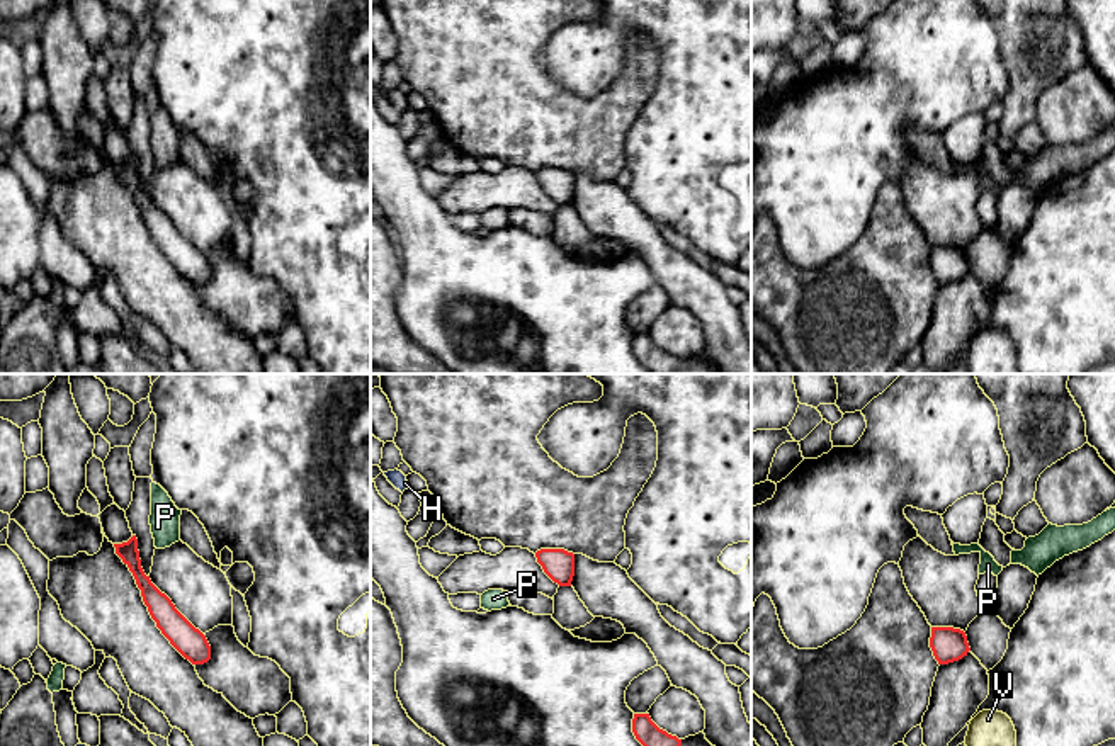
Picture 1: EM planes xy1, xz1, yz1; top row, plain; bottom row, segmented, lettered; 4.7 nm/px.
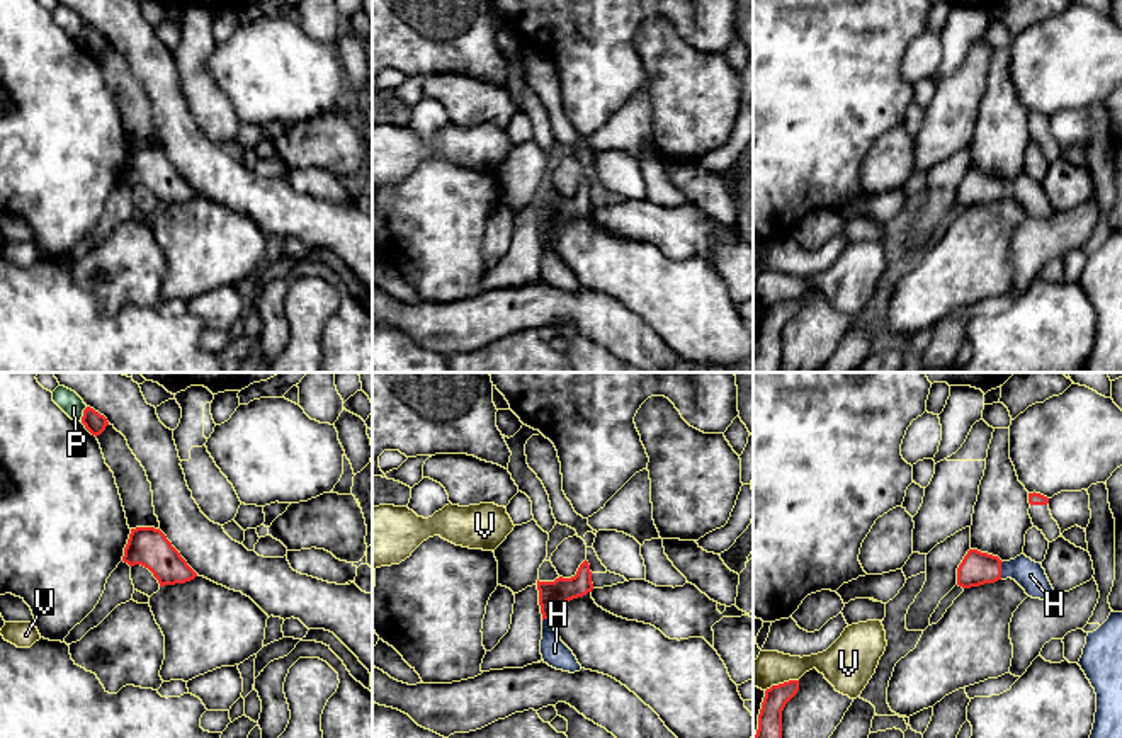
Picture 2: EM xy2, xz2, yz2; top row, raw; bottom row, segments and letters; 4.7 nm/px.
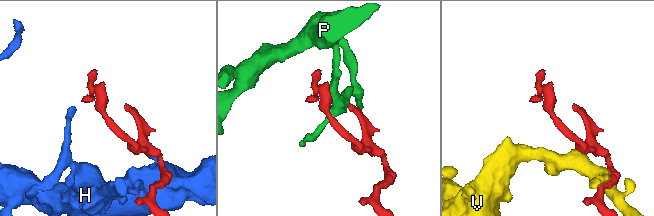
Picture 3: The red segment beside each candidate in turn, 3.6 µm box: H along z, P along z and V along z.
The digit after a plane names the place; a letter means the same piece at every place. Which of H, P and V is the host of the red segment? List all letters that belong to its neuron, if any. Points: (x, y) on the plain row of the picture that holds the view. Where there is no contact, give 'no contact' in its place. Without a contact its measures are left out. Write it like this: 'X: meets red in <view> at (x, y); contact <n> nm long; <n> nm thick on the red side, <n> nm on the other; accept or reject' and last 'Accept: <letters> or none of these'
H: meets red in yz2 at (1000, 189); contact 90 nm long; 160 nm thick on the red side, 140 nm on the other; accept
P: meets red in xy2 at (84, 33); contact 80 nm long; 100 nm thick on the red side, 100 nm on the other; reject
V: meets red in yz2 at (781, 303); contact 170 nm long; 120 nm thick on the red side, 160 nm on the other; reject
Accept: H

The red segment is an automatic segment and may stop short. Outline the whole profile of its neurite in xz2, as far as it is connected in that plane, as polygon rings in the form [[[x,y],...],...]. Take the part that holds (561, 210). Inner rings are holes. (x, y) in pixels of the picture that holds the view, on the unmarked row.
[[[585,179],[576,194],[571,197],[556,197],[554,201],[539,201],[539,224],[542,233],[542,258],[541,258],[541,274],[544,282],[556,289],[563,291],[580,291],[581,284],[578,282],[573,270],[561,260],[556,253],[552,241],[549,240],[554,226],[566,223],[573,218],[583,216],[593,209],[590,184]]]

